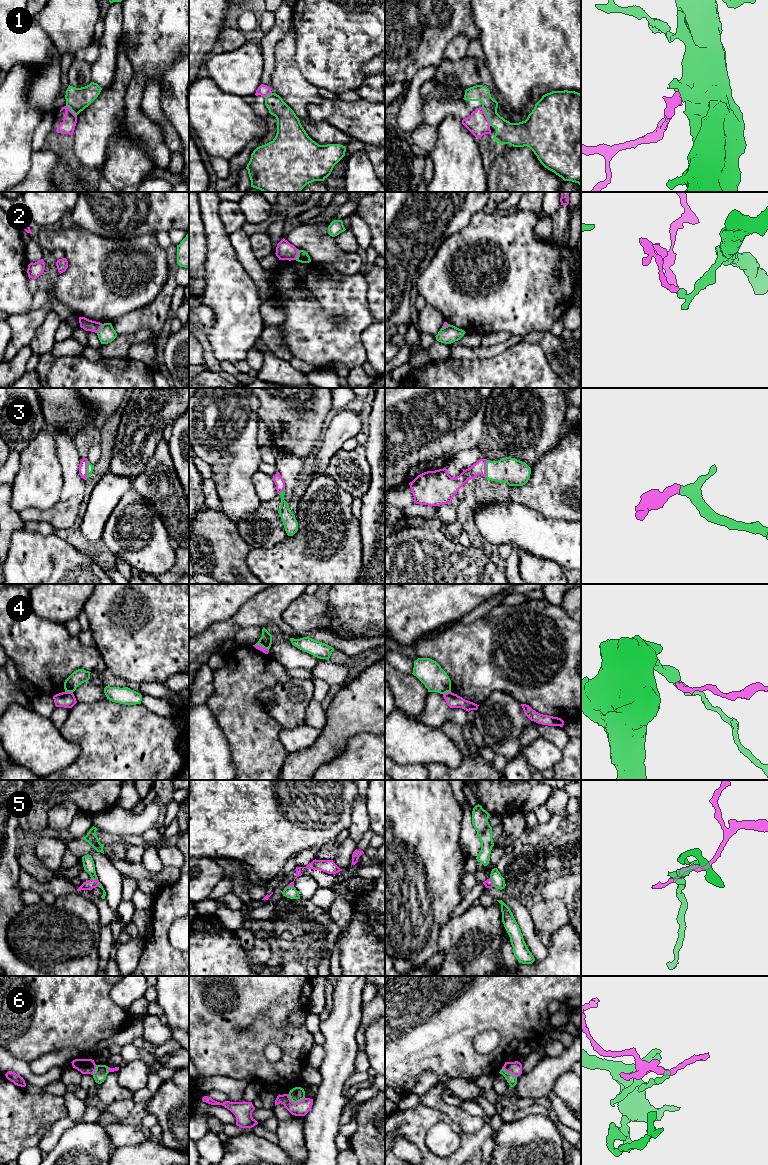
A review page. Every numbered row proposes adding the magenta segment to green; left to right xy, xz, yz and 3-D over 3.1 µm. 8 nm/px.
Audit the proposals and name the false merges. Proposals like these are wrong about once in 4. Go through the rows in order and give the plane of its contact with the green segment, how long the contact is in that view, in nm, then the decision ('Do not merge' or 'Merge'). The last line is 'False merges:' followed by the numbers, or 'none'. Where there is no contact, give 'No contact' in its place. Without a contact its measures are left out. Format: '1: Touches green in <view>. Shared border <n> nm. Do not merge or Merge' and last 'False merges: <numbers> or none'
1: Touches green in yz. Shared border 170 nm. Merge
2: Touches green in xz. Shared border 90 nm. Do not merge
3: Touches green in xy. Shared border 150 nm. Merge
4: Touches green in xz. Shared border 120 nm. Do not merge
5: Touches green in xz. Shared border 80 nm. Do not merge
6: Touches green in xz. Shared border 140 nm. Do not merge
False merges: 2, 4, 5, 6

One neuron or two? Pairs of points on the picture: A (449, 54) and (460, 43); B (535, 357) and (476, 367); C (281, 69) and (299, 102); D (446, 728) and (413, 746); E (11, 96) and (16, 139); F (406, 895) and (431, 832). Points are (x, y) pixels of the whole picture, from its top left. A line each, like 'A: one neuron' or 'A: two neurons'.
A: one neuron
B: one neuron
C: one neuron
D: two neurons
E: one neuron
F: one neuron

